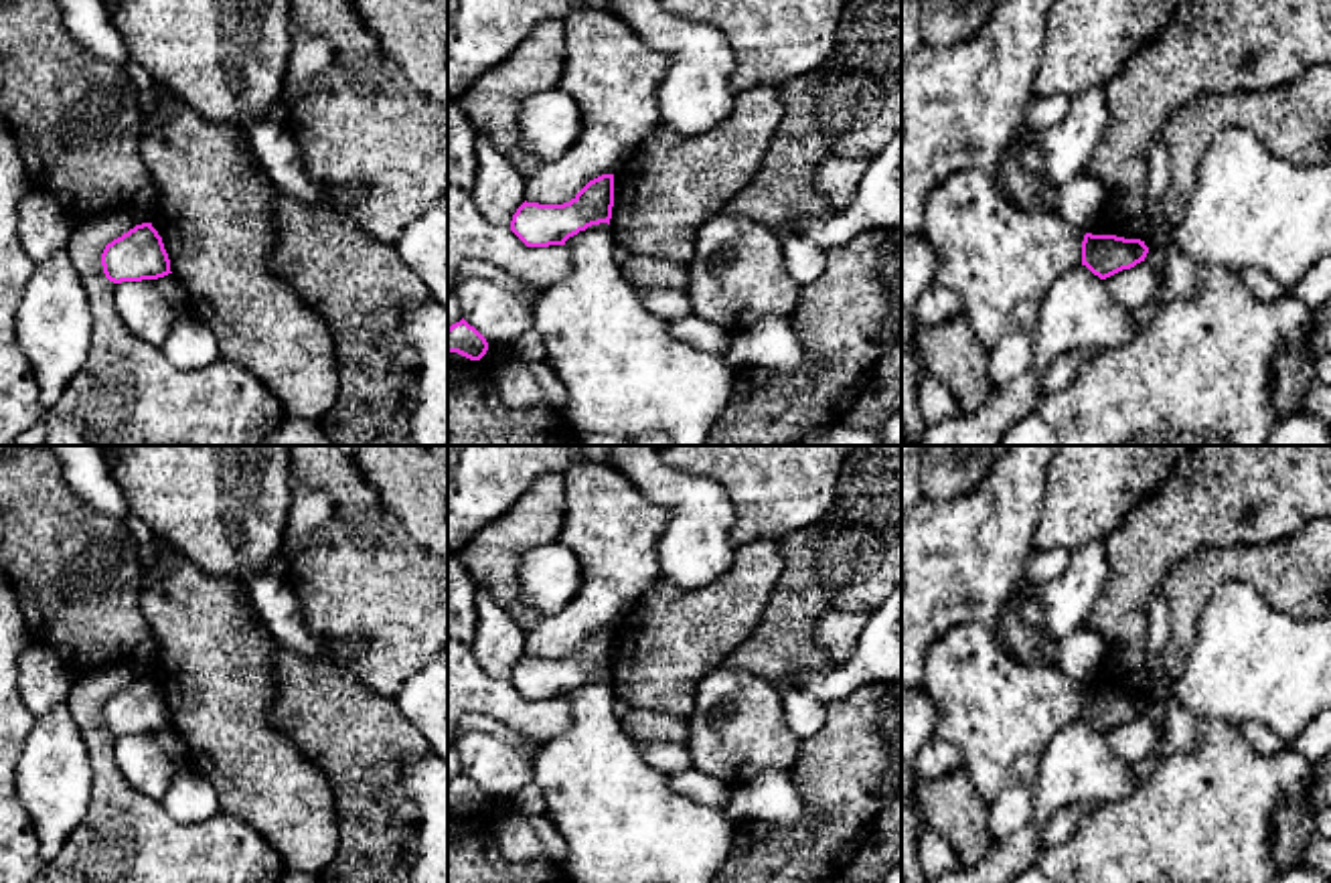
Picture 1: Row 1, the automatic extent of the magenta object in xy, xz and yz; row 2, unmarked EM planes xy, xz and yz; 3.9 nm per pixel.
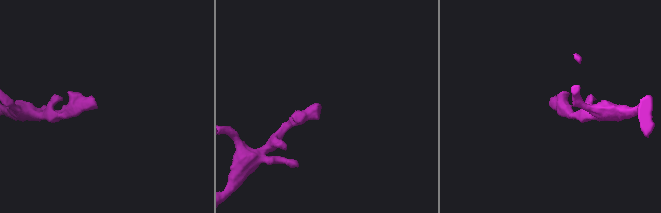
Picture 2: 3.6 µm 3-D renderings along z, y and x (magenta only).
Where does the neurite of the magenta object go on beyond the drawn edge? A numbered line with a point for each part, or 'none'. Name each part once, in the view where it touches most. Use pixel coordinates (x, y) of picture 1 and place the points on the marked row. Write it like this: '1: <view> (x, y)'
none

